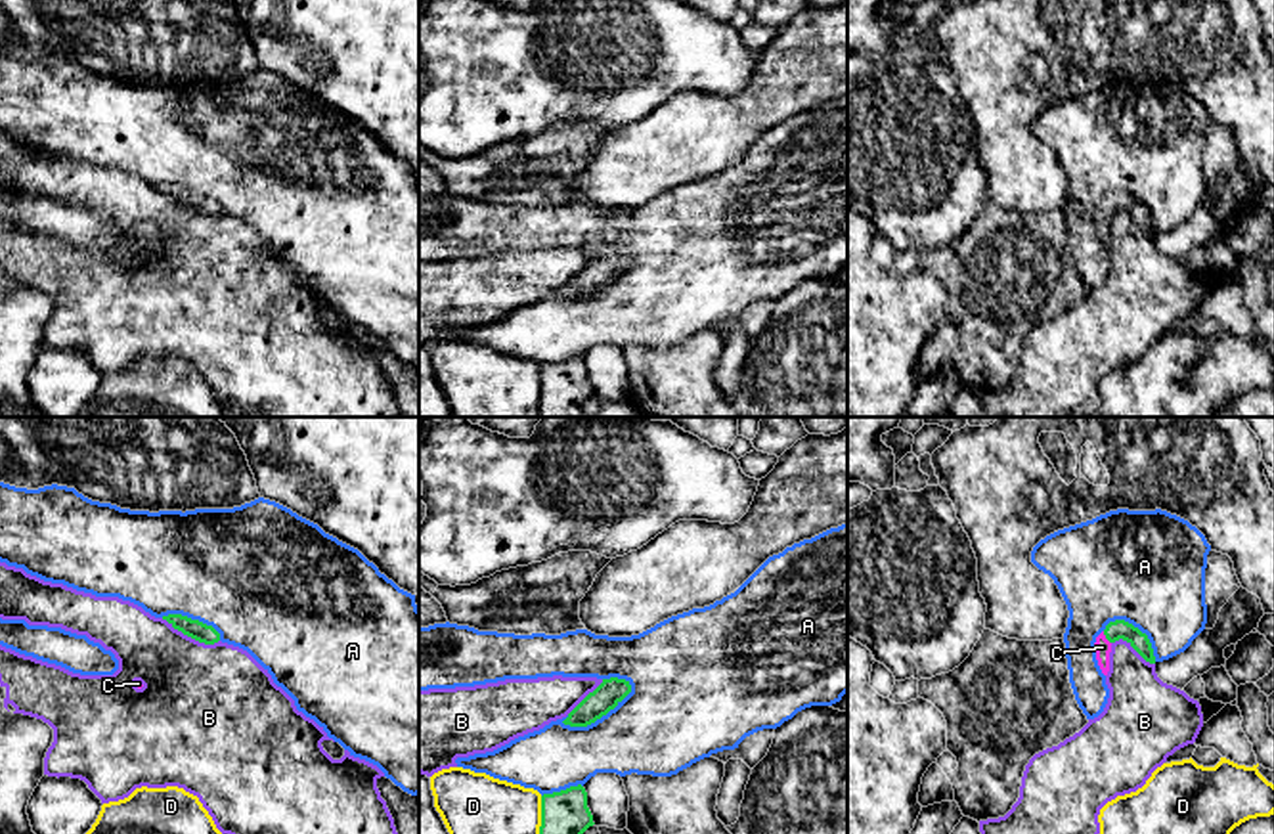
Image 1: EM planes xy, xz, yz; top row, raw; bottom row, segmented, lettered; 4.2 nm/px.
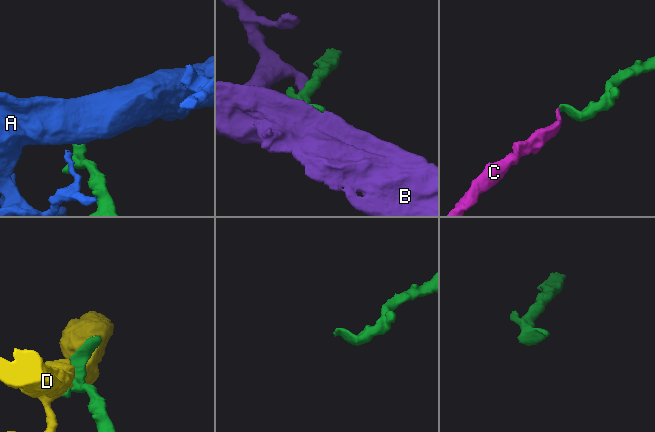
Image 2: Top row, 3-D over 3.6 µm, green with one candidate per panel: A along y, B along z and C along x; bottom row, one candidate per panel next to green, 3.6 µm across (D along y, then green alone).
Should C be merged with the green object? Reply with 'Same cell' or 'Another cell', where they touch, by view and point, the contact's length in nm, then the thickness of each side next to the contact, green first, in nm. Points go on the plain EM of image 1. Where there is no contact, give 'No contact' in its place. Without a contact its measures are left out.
Same cell. Touches green at yz (1106, 209). Shared border 70 nm. Thickness 80 nm (green) against 70 nm

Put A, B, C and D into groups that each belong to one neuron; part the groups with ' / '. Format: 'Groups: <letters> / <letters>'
Groups: A / B / C / D

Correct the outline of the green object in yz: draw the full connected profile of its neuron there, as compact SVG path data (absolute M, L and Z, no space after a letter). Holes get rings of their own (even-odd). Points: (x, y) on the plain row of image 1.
M1115 191L1096 208L1096 231L1104 247L1109 243L1109 224L1115 212L1127 212L1146 233L1155 235L1153 220L1146 205L1125 191Z

